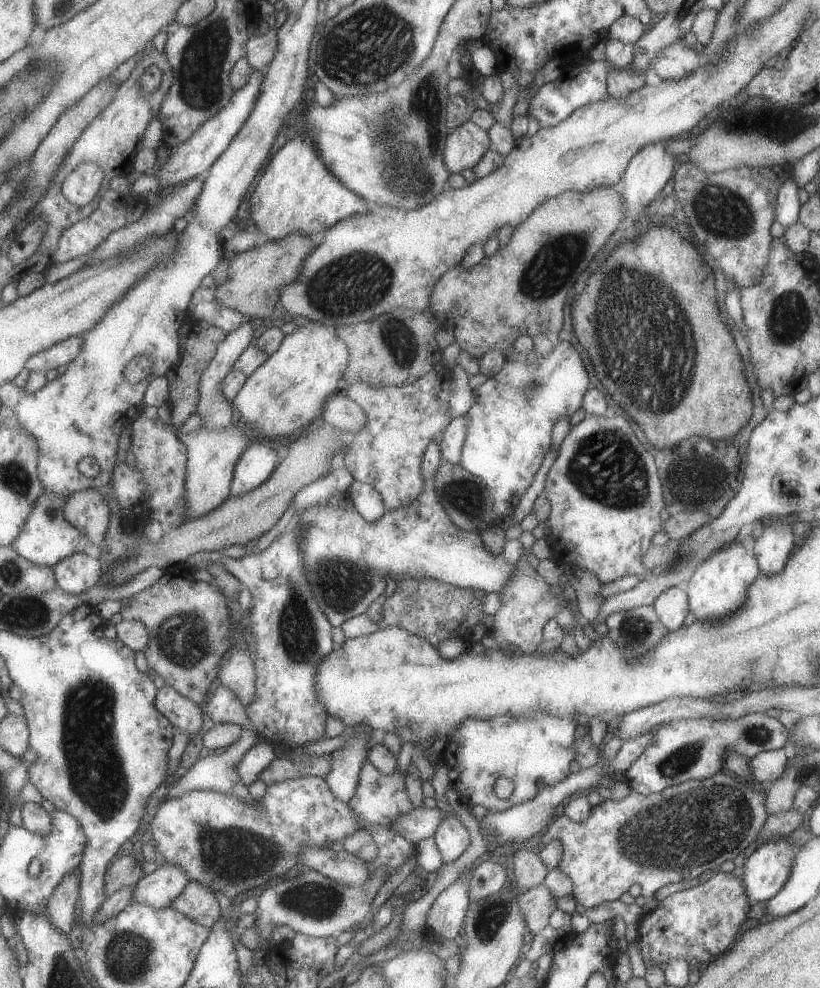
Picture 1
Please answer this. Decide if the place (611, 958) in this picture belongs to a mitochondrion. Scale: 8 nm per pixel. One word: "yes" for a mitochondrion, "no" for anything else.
no

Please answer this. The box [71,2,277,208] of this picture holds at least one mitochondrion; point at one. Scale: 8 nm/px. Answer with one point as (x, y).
(201, 87)

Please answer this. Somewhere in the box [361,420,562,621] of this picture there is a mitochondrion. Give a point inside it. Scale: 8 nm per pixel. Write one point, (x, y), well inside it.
(464, 497)

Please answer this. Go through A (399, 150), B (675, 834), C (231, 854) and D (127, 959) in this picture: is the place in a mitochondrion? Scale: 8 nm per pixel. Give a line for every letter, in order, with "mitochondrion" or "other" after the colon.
A: mitochondrion
B: mitochondrion
C: mitochondrion
D: mitochondrion

